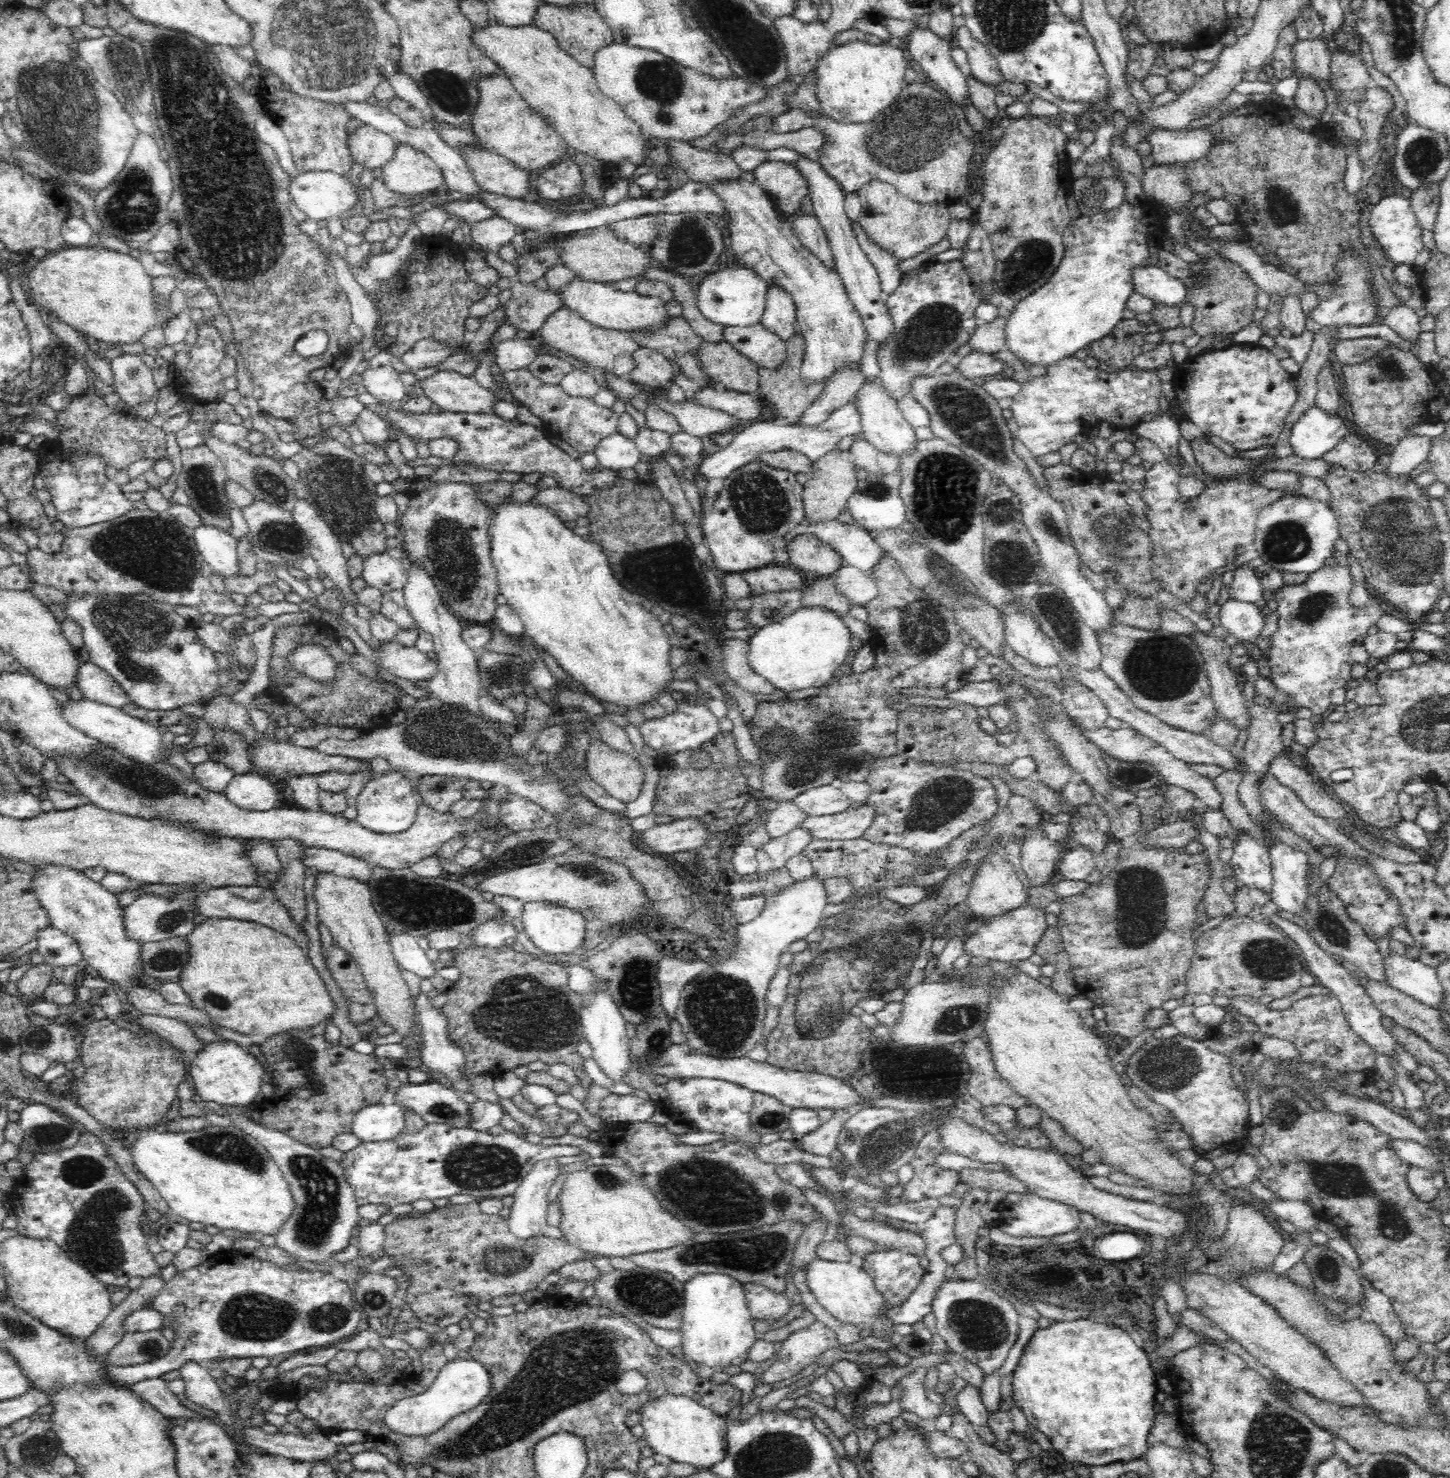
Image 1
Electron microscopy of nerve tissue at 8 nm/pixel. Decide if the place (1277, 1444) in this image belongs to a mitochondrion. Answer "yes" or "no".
yes

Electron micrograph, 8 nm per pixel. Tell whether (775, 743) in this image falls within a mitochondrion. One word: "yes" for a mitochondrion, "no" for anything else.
yes

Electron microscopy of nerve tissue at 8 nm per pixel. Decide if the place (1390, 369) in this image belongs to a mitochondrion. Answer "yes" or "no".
yes

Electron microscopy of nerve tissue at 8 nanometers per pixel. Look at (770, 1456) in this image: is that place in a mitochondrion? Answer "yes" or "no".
yes

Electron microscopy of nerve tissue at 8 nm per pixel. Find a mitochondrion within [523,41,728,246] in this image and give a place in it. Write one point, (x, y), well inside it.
(660, 81)

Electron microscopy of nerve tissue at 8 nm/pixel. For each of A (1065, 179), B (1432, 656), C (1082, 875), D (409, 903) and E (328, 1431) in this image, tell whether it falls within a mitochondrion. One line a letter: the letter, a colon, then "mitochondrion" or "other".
A: other
B: other
C: other
D: mitochondrion
E: other

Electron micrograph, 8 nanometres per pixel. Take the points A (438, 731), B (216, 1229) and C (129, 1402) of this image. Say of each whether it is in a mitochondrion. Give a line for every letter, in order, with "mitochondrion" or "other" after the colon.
A: mitochondrion
B: other
C: other

